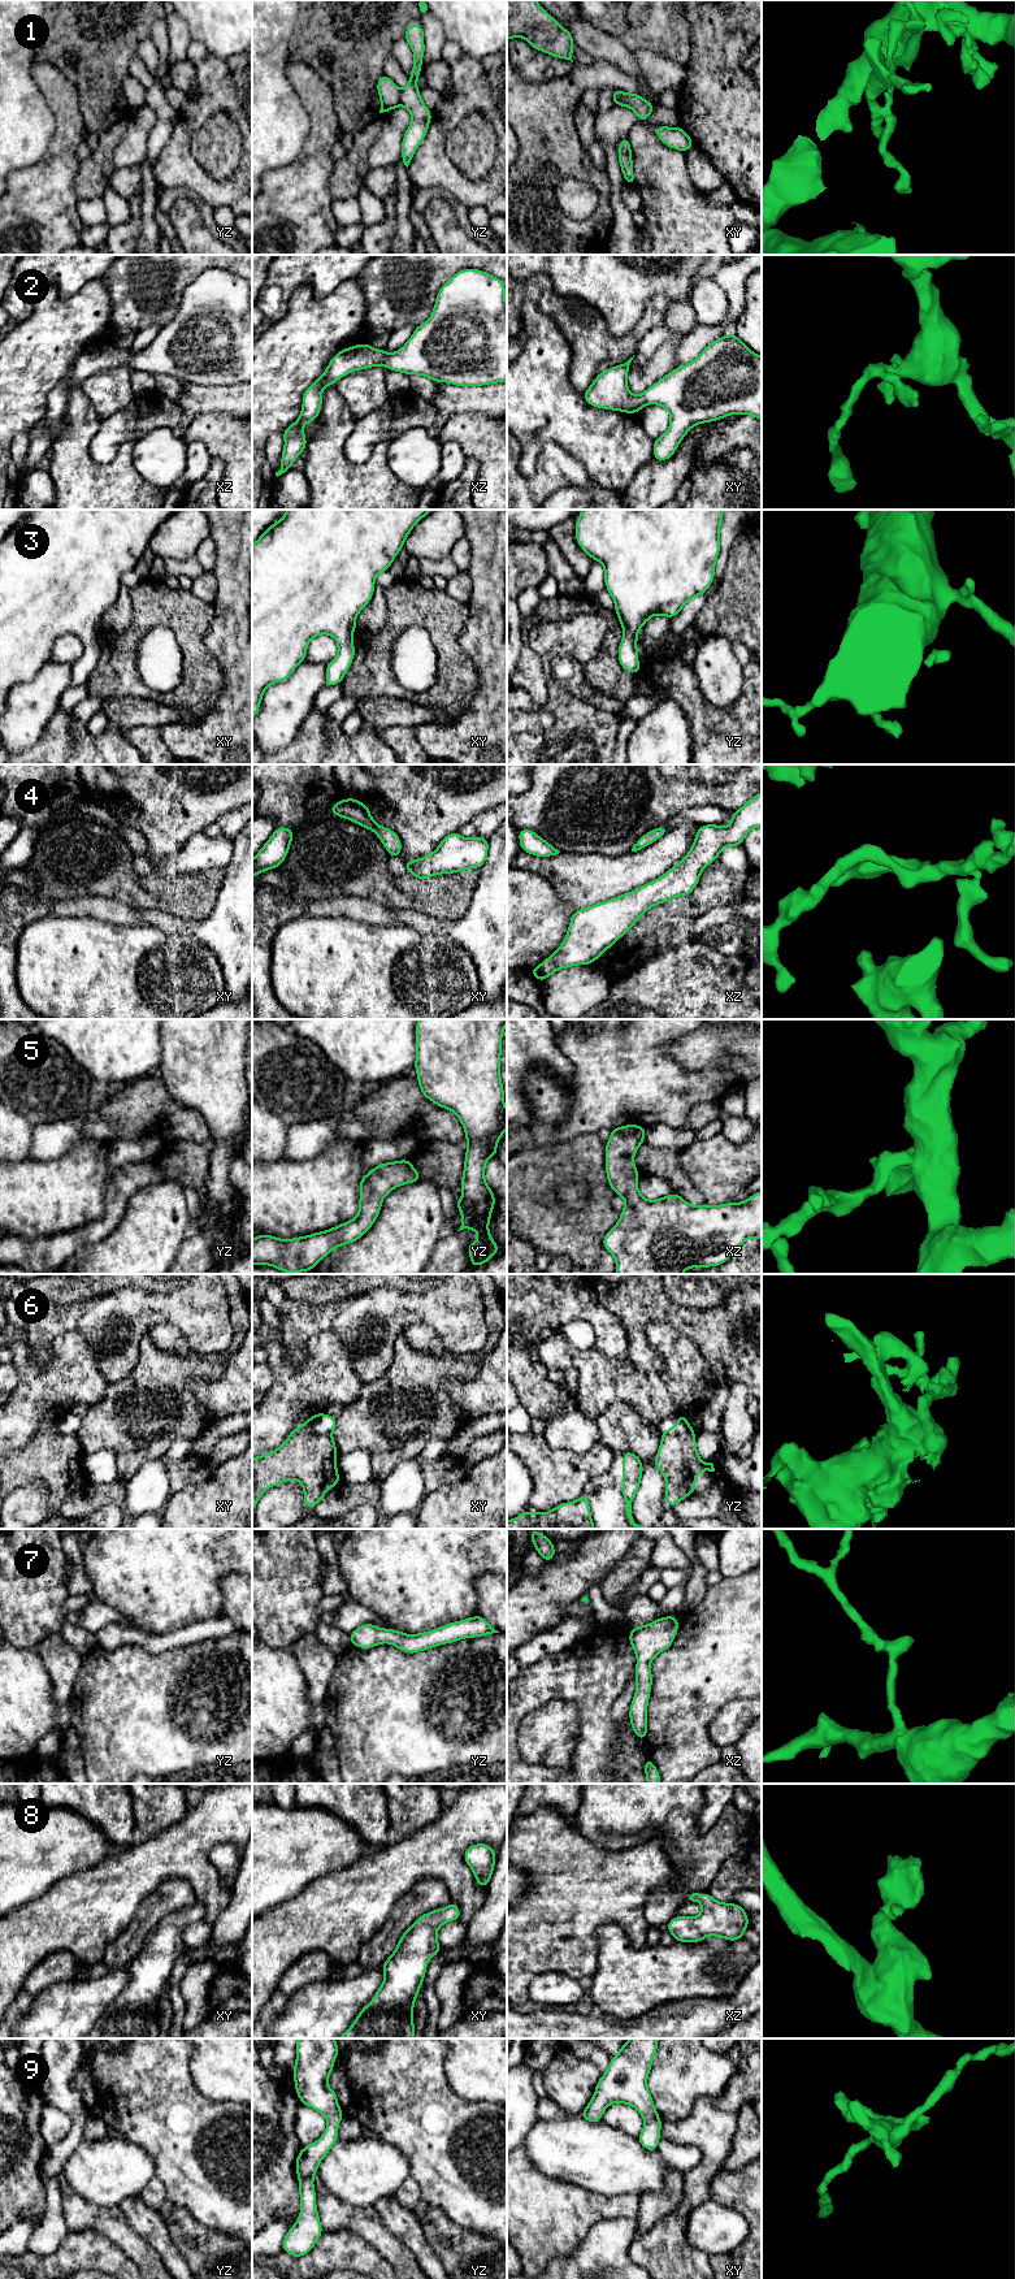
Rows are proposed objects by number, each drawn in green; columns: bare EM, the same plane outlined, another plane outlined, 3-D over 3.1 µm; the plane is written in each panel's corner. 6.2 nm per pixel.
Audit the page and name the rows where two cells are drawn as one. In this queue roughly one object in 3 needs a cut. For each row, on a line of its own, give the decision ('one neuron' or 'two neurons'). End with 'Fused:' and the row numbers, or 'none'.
1: two neurons
2: one neuron
3: one neuron
4: one neuron
5: one neuron
6: two neurons
7: one neuron
8: one neuron
9: one neuron
Fused: 1, 6

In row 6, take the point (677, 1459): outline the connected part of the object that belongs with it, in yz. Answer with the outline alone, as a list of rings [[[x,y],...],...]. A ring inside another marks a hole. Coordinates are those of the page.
[[[693,1429],[662,1437],[654,1464],[665,1478],[667,1507],[675,1507],[694,1492],[695,1477],[700,1472],[715,1472],[712,1463],[703,1463],[699,1459]]]

